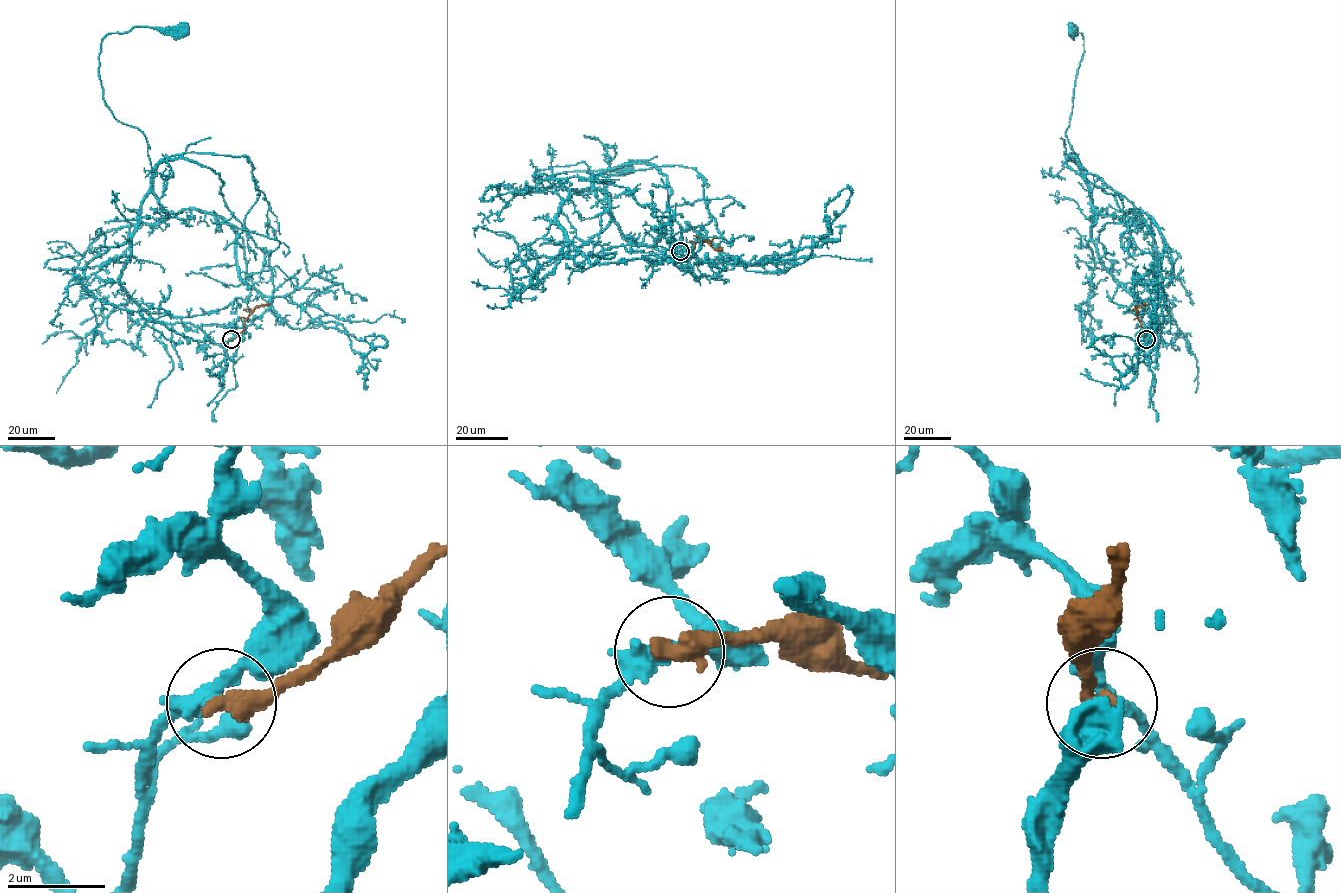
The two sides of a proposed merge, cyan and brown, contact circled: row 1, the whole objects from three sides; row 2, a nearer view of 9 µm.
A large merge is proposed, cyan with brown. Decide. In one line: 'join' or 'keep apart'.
keep apart

